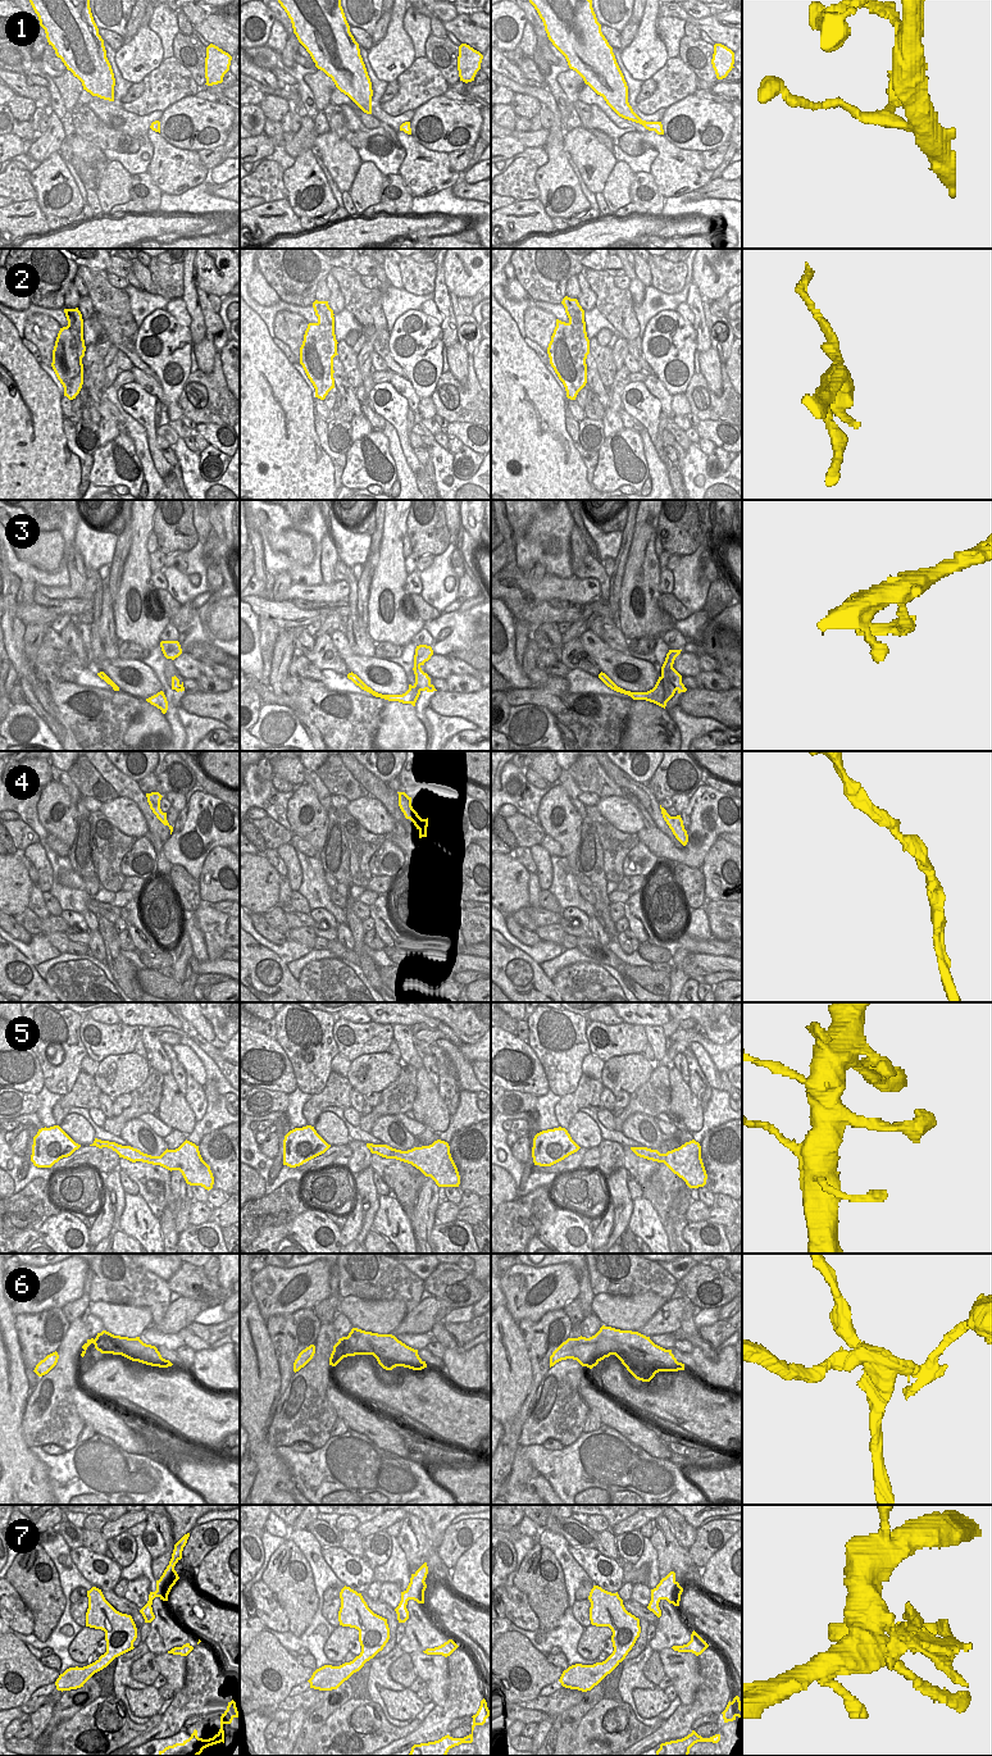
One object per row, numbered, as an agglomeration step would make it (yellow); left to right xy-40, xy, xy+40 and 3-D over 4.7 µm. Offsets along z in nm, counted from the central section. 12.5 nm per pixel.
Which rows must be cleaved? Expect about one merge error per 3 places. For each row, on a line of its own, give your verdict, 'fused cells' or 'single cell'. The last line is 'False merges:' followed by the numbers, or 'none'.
1: single cell
2: fused cells
3: single cell
4: single cell
5: single cell
6: fused cells
7: single cell
False merges: 2, 6

